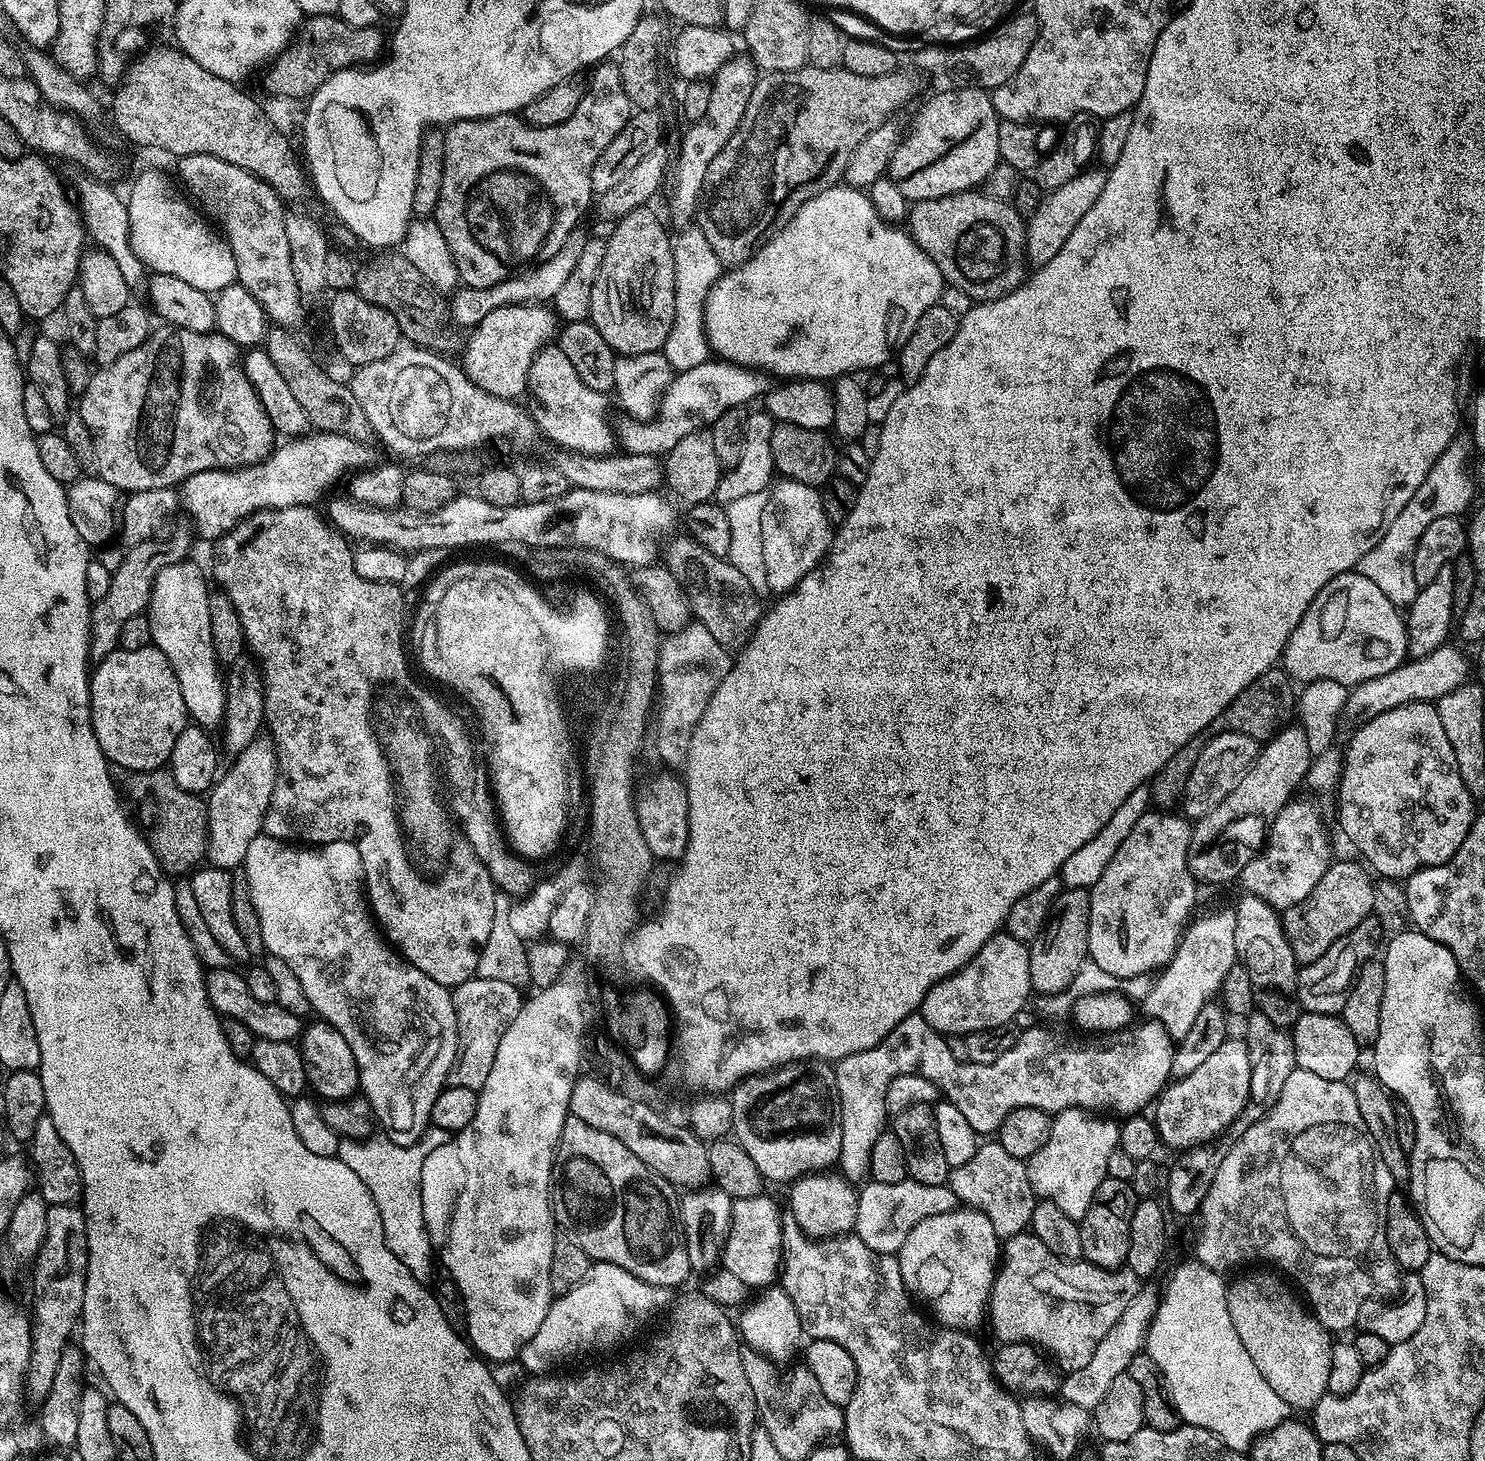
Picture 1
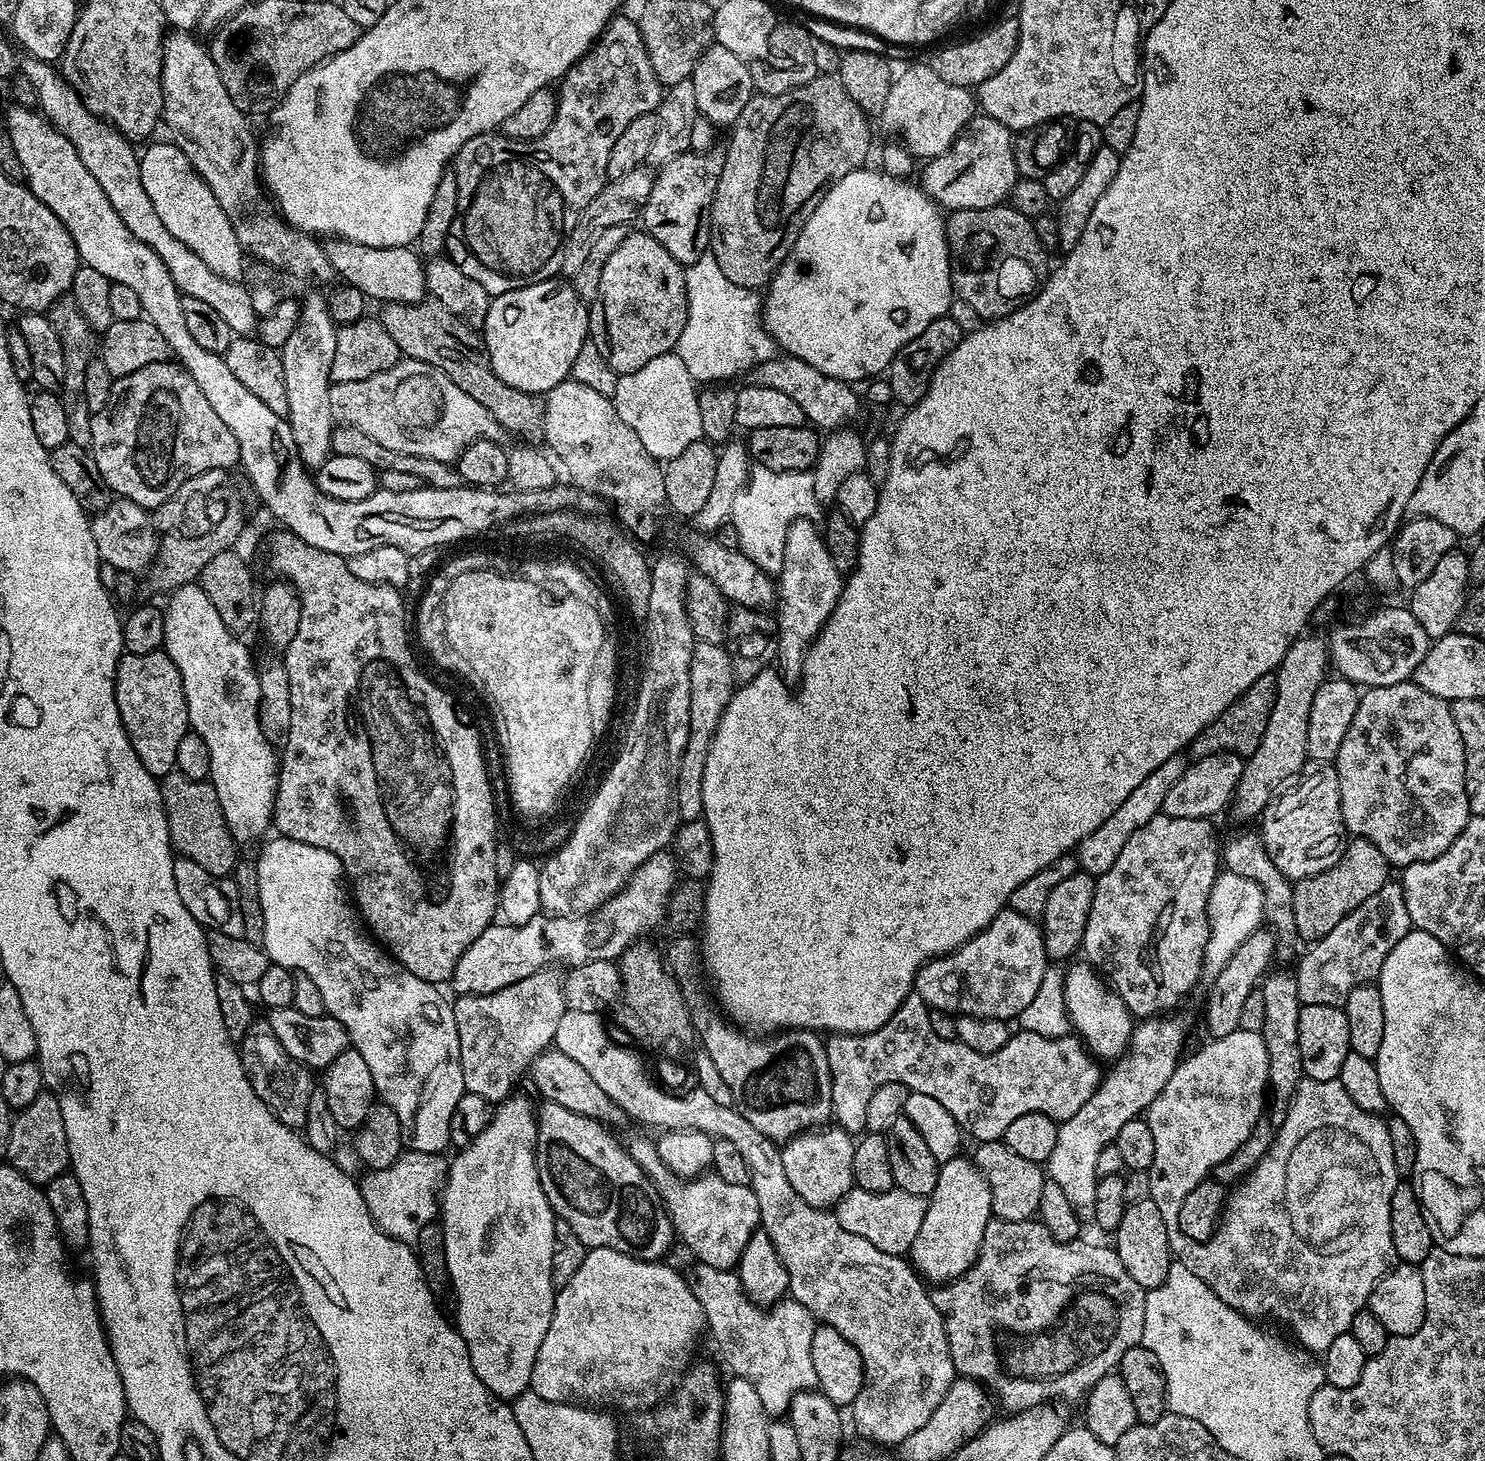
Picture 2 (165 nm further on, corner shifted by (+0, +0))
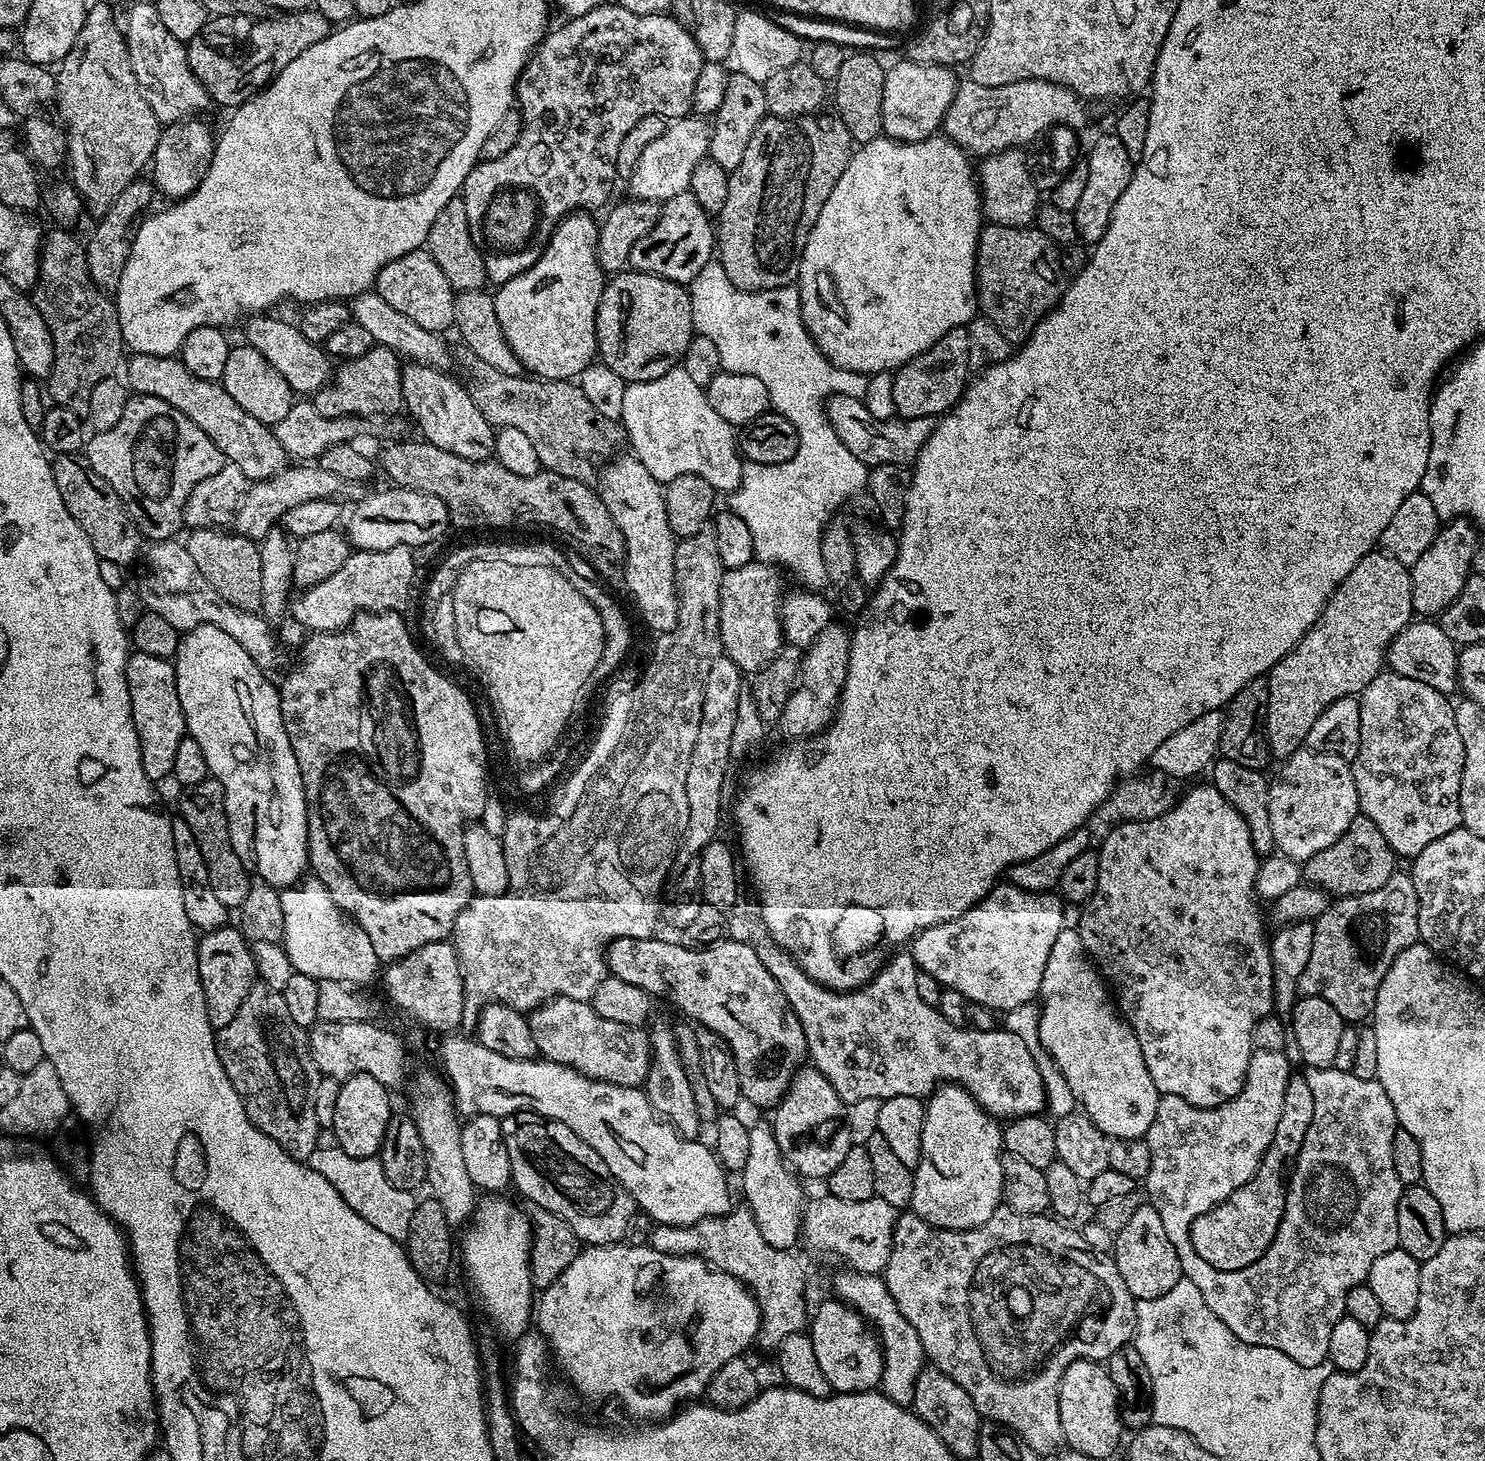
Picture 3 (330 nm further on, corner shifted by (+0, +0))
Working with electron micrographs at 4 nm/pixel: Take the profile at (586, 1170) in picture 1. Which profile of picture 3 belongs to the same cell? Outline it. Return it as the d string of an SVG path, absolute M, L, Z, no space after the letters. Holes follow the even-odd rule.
M515 1112L513 1116L501 1119L502 1138L506 1142L506 1154L510 1154L511 1183L529 1201L529 1205L550 1210L558 1214L574 1230L578 1239L588 1246L597 1244L618 1244L625 1239L626 1226L632 1215L638 1212L632 1195L610 1174L606 1162L598 1158L570 1126L557 1120L545 1120L534 1112Z

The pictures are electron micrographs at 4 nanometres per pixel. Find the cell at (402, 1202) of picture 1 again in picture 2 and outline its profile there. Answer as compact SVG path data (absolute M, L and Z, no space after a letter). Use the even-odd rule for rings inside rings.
M405 1150L400 1157L384 1170L369 1171L365 1180L359 1181L360 1193L374 1218L377 1228L390 1238L401 1240L403 1244L415 1245L422 1226L433 1223L438 1216L438 1193L448 1172L449 1161L438 1152L413 1152Z

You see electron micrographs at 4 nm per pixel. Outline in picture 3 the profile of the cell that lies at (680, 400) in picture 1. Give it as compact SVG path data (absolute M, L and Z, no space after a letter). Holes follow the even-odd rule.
M830 396L826 401L828 421L834 426L838 438L842 438L842 446L854 454L862 463L869 466L878 464L911 465L922 450L926 438L936 428L936 420L930 416L922 418L893 418L879 420L866 410L863 399L859 396Z

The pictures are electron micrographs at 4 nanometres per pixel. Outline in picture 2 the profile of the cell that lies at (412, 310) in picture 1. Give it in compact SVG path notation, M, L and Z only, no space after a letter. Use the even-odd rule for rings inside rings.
M431 298L422 299L417 304L384 304L381 309L381 312L378 313L380 325L386 330L386 334L390 334L390 338L394 338L394 342L398 342L398 350L407 359L426 362L430 366L442 370L442 374L446 374L446 378L450 378L450 382L454 382L454 386L458 386L458 390L466 390L466 394L470 394L470 398L474 398L474 402L486 406L488 413L503 426L505 433L512 435L513 432L514 435L521 436L519 439L524 442L543 441L543 399L531 392L514 390L510 386L506 386L506 382L502 382L498 378L498 374L494 374L481 333L477 329L462 322L454 314L450 314L450 310L446 310L446 306L442 306Z

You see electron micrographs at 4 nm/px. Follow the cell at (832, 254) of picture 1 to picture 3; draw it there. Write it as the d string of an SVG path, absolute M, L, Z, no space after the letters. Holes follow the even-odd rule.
M881 134L853 151L846 170L842 170L842 178L838 178L838 186L830 190L830 198L826 198L826 206L822 206L822 214L818 214L818 222L814 222L798 261L802 322L814 338L818 350L822 350L822 354L834 366L865 374L892 372L918 354L930 350L930 346L934 346L934 342L938 342L942 334L952 328L963 328L976 317L976 247L982 227L982 197L978 176L971 162L973 163L969 153L943 134L933 134L918 142L891 140L889 136Z

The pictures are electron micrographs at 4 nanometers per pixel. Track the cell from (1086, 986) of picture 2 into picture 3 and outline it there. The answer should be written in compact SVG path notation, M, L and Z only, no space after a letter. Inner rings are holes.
M1064 927L1058 934L1057 940L1054 941L1054 946L1050 950L1050 958L1046 958L1046 970L1042 970L1042 986L1040 987L1038 1003L1040 1006L1040 1045L1048 1051L1050 1058L1057 1063L1063 1078L1066 1078L1067 1085L1073 1091L1077 1105L1092 1119L1094 1126L1098 1126L1098 1130L1102 1130L1105 1136L1118 1140L1138 1140L1147 1137L1150 1122L1154 1122L1154 1114L1158 1110L1158 1102L1162 1094L1154 1086L1154 1078L1150 1078L1150 1070L1146 1070L1146 1058L1142 1058L1142 1046L1138 1046L1138 1038L1134 1034L1134 1030L1128 1025L1128 1021L1120 1015L1105 981L1096 965L1092 963L1088 952L1084 949L1082 938L1075 927Z

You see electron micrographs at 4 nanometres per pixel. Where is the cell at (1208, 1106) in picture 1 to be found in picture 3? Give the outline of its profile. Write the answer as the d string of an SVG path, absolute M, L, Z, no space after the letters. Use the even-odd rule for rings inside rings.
M1255 1049L1250 1058L1250 1066L1246 1072L1242 1090L1234 1098L1227 1100L1225 1104L1220 1104L1217 1108L1196 1108L1190 1102L1186 1102L1177 1096L1161 1095L1158 1102L1158 1110L1154 1114L1154 1122L1150 1122L1150 1130L1146 1137L1150 1146L1150 1170L1144 1177L1143 1187L1148 1187L1146 1192L1147 1203L1151 1204L1154 1210L1158 1210L1158 1218L1162 1218L1162 1227L1166 1229L1166 1235L1170 1237L1170 1242L1177 1251L1181 1275L1189 1284L1198 1287L1202 1293L1202 1298L1206 1301L1206 1306L1226 1323L1227 1328L1236 1338L1248 1345L1270 1346L1271 1349L1281 1350L1288 1357L1292 1357L1294 1362L1300 1366L1318 1366L1327 1361L1330 1346L1331 1331L1334 1325L1344 1317L1345 1298L1350 1290L1359 1284L1365 1283L1370 1274L1370 1266L1374 1266L1377 1258L1382 1258L1382 1254L1390 1254L1390 1250L1400 1247L1398 1242L1398 1198L1402 1191L1402 1185L1398 1178L1398 1173L1394 1170L1394 1134L1398 1127L1396 1115L1394 1114L1394 1102L1386 1098L1386 1090L1382 1090L1379 1080L1367 1080L1358 1078L1350 1072L1343 1072L1337 1068L1314 1068L1307 1073L1310 1082L1310 1091L1314 1093L1314 1122L1310 1122L1310 1130L1306 1130L1306 1142L1302 1142L1302 1150L1298 1154L1296 1163L1293 1164L1288 1177L1288 1193L1286 1194L1286 1206L1282 1214L1282 1222L1278 1226L1278 1234L1274 1242L1264 1253L1262 1258L1258 1258L1250 1266L1239 1267L1234 1271L1218 1271L1210 1262L1203 1261L1198 1252L1191 1248L1190 1226L1194 1226L1196 1219L1202 1214L1206 1214L1216 1204L1223 1202L1238 1186L1250 1182L1262 1162L1264 1152L1270 1146L1274 1138L1274 1130L1278 1127L1278 1117L1282 1115L1282 1098L1286 1098L1286 1086L1288 1079L1294 1074L1293 1061L1289 1060L1284 1052L1274 1050Z

